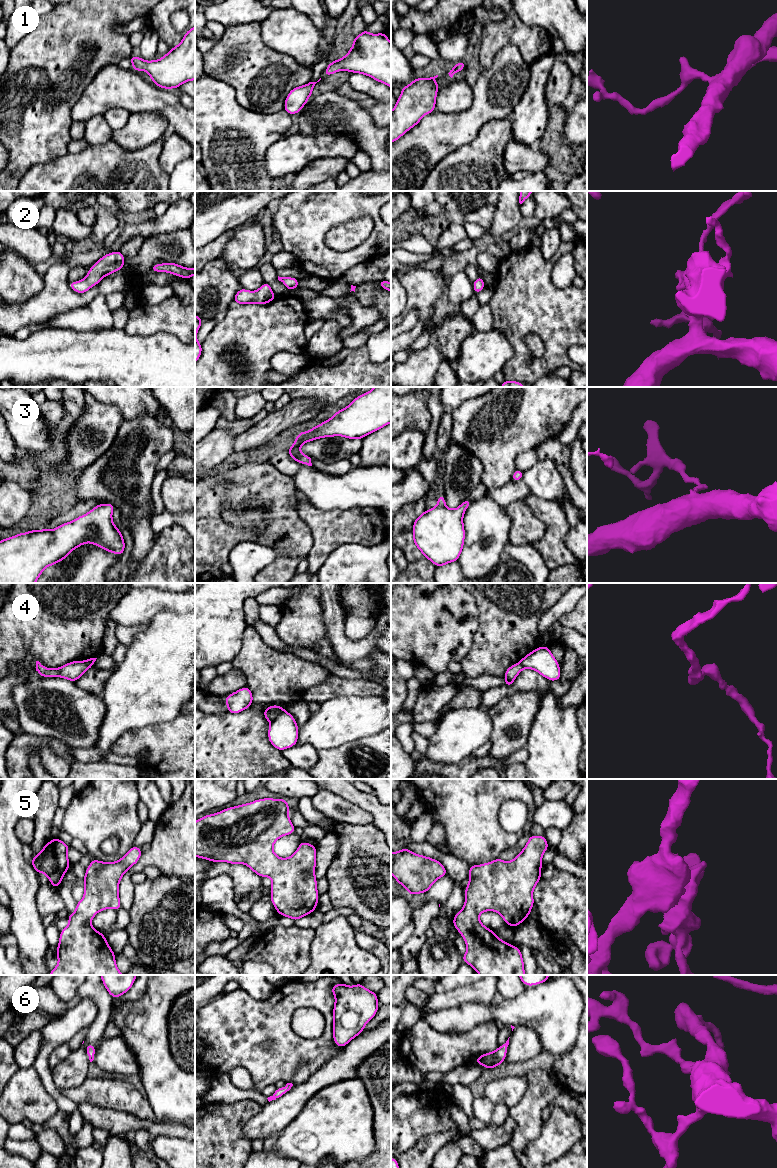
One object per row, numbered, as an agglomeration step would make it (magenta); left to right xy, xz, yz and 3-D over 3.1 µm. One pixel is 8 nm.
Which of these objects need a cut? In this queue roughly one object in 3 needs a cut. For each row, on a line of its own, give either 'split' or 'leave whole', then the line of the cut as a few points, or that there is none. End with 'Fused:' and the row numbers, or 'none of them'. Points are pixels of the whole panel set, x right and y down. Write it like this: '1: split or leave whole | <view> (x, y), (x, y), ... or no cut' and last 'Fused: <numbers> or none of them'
1: leave whole | no cut
2: leave whole | no cut
3: leave whole | no cut
4: split | xz (286, 711), (270, 722)
5: leave whole | no cut
6: leave whole | no cut
Fused: 4

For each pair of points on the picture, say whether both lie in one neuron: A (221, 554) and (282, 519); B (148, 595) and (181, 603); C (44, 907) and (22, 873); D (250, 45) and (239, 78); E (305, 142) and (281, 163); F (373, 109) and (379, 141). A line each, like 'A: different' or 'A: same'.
A: same
B: same
C: different
D: same
E: same
F: different

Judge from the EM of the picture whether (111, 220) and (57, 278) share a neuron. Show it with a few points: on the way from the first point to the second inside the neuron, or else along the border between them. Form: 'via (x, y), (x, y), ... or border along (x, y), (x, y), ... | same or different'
border along (96, 246), (102, 247) | different

